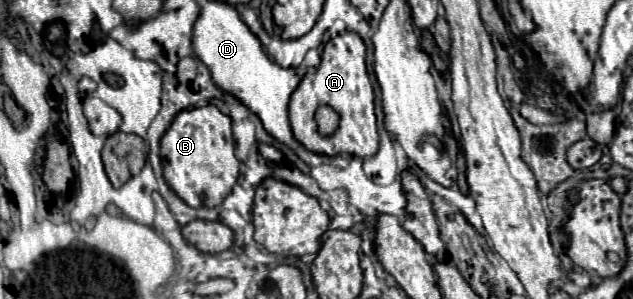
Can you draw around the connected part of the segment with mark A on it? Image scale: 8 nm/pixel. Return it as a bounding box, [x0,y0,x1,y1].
[290,32,378,158]

